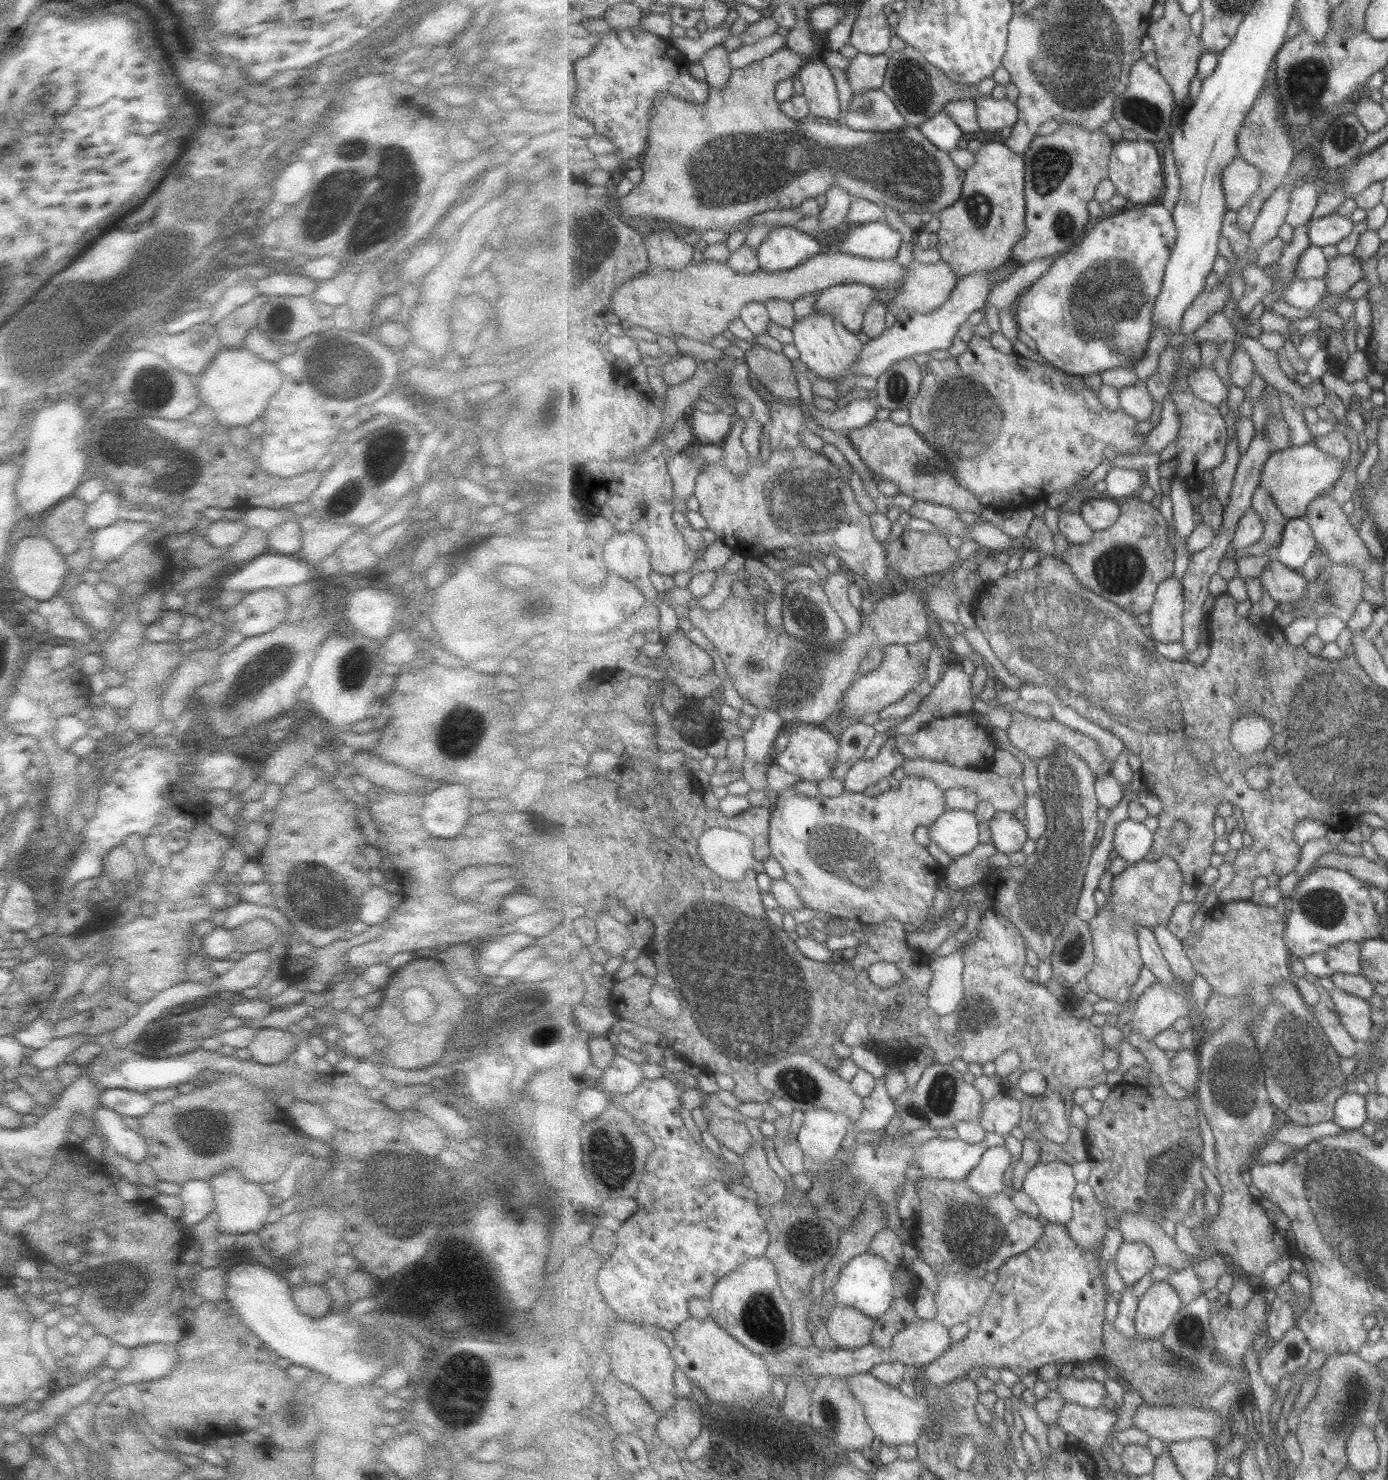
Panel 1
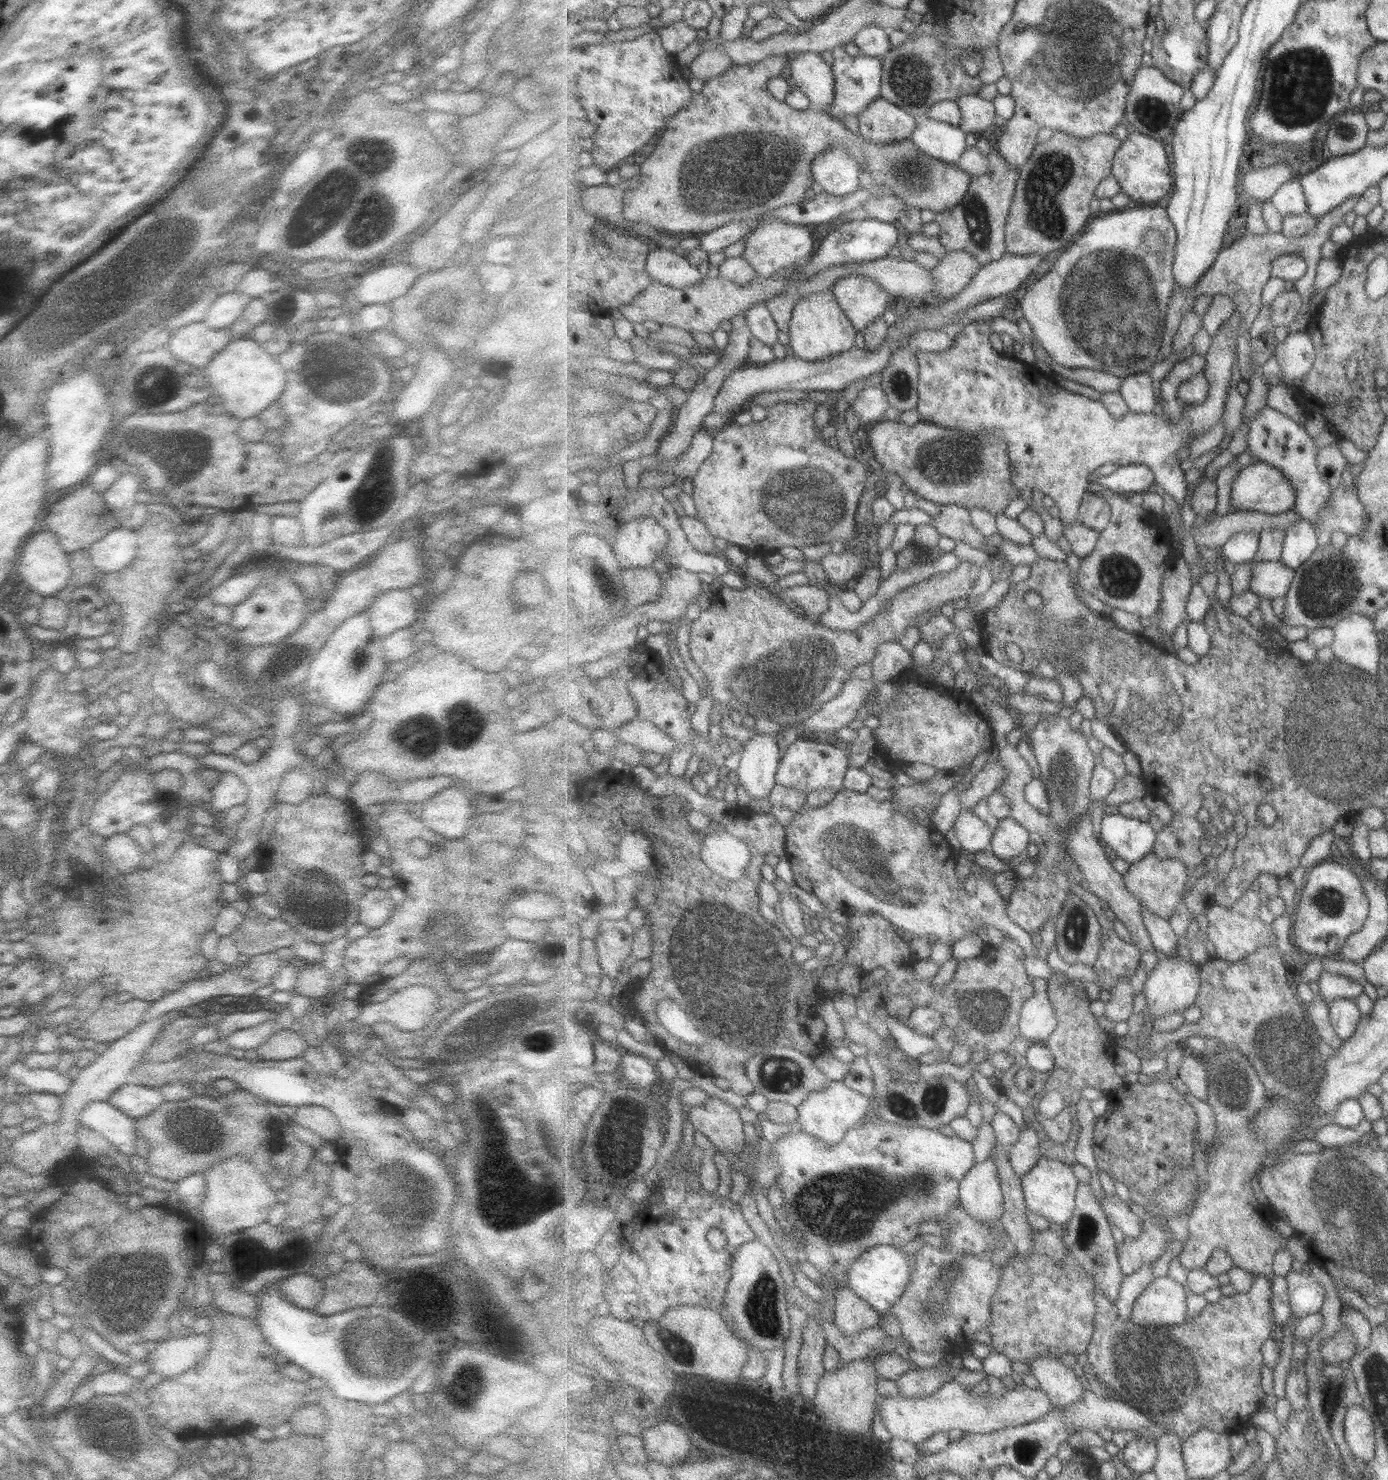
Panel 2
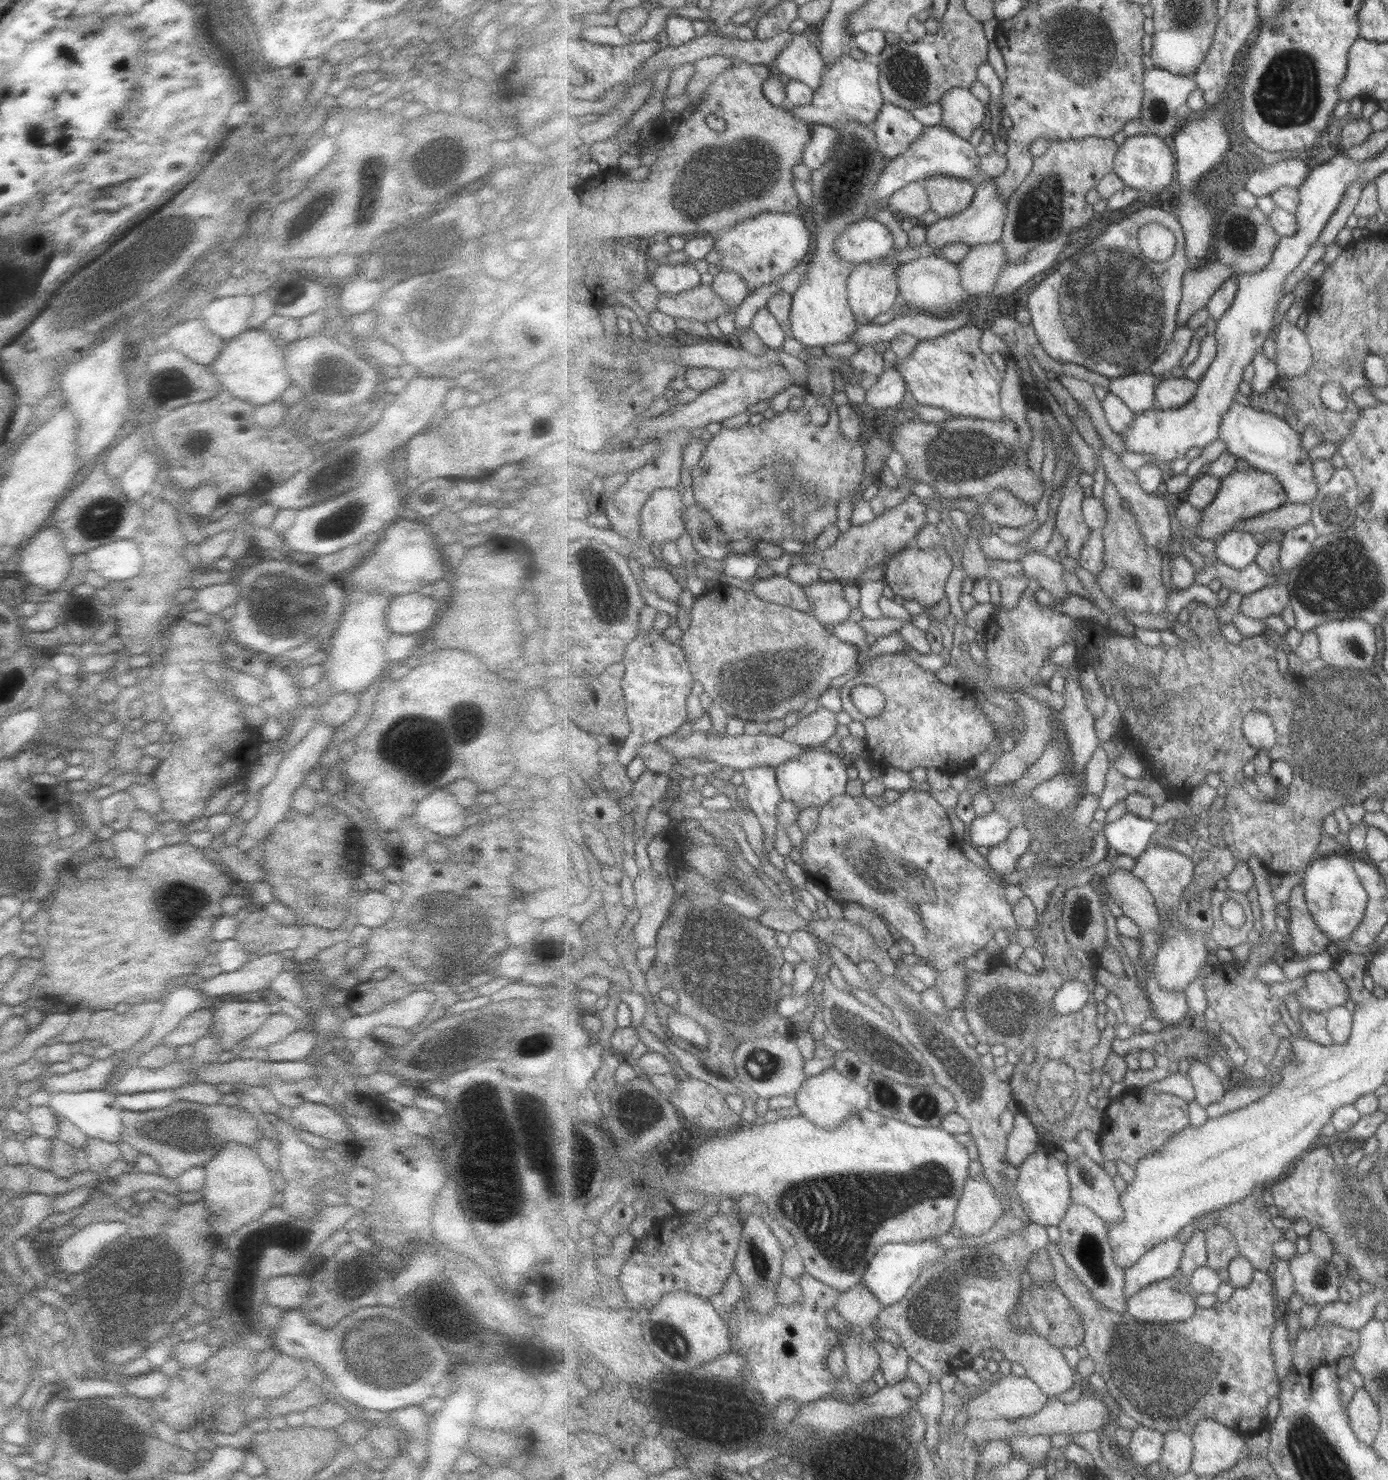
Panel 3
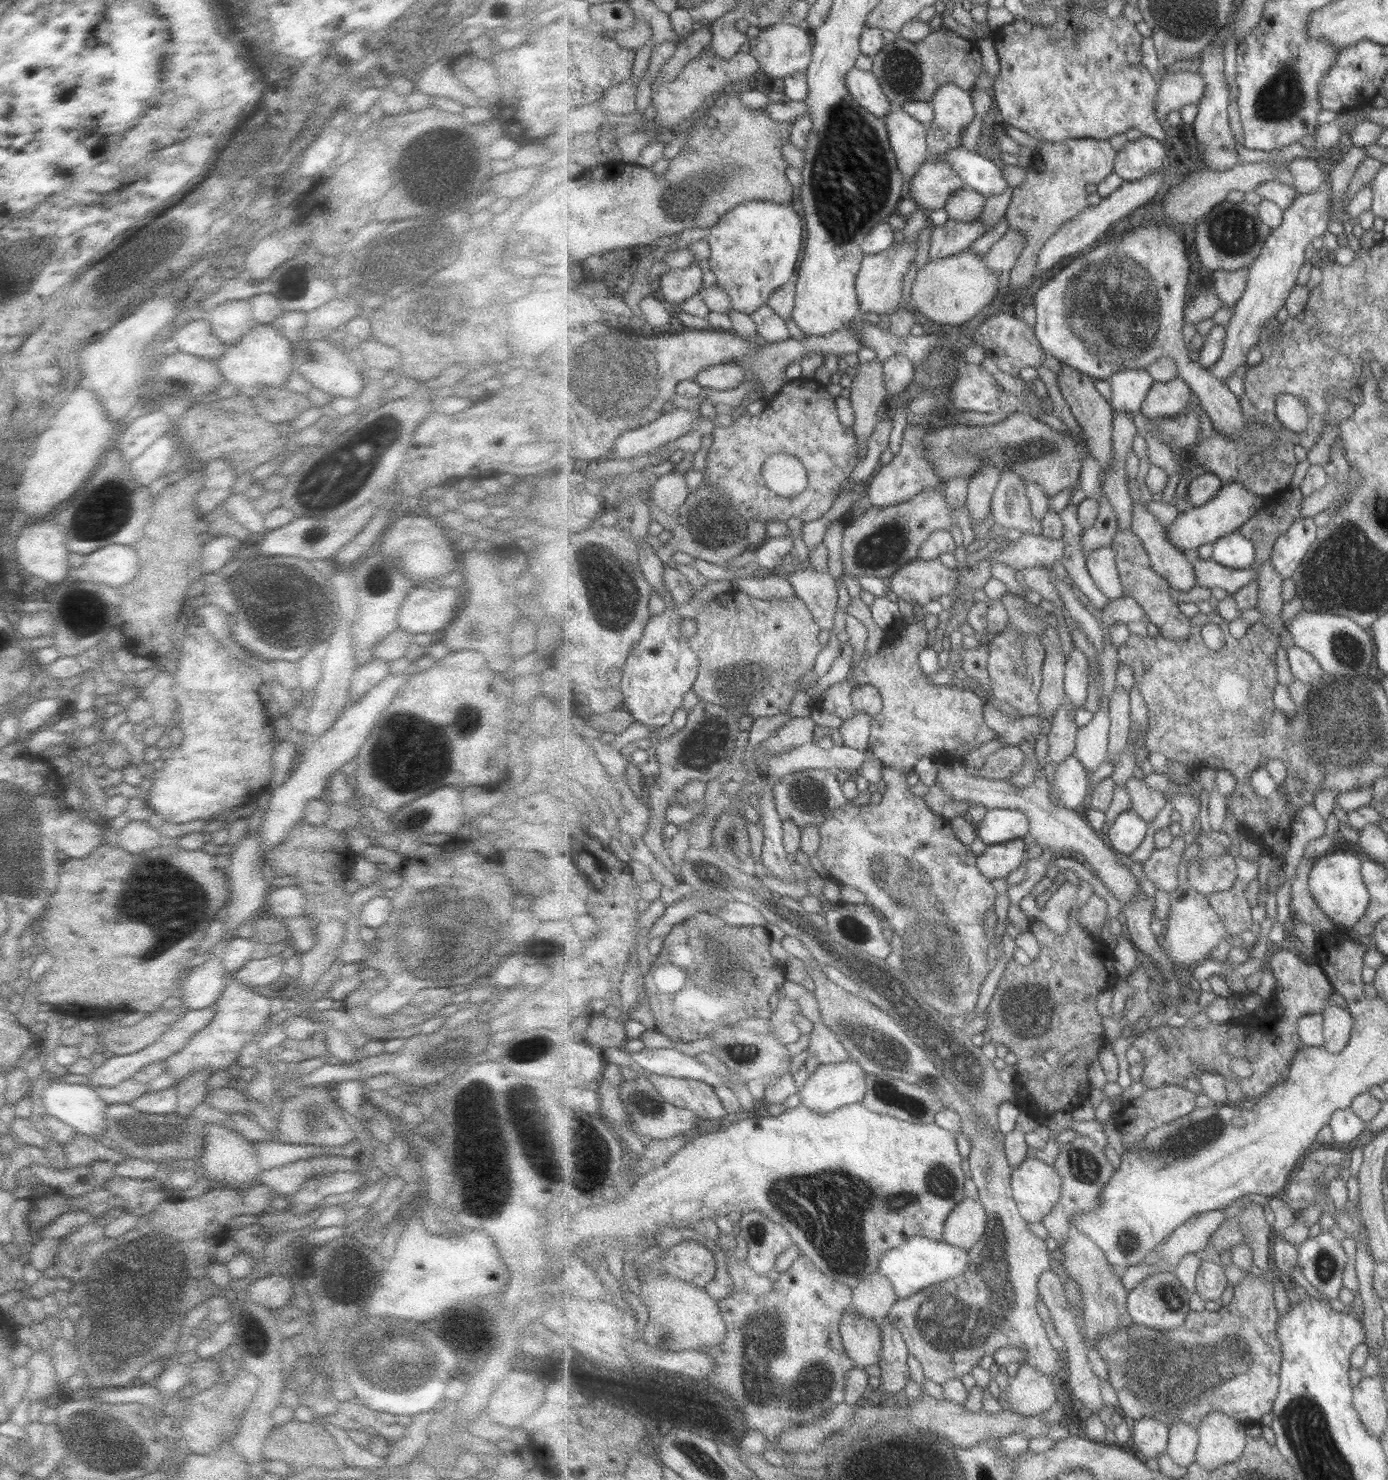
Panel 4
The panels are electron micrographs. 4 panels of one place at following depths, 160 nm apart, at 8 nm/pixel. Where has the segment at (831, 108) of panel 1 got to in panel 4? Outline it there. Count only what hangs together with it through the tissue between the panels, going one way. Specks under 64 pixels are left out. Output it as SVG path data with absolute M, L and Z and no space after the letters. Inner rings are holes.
M774 24L747 41L750 45L749 53L759 62L760 69L777 83L798 72L806 72L811 64L814 39L809 36L809 29L799 28L798 25Z

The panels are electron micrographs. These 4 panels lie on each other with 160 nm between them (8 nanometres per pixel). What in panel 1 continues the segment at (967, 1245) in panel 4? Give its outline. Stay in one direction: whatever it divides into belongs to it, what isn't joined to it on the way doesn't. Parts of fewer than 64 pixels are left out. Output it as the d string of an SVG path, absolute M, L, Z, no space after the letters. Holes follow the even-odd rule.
M993 1146L983 1154L981 1163L966 1178L969 1186L984 1197L997 1195L1005 1189L1003 1176L1013 1162L1011 1152L1005 1146Z

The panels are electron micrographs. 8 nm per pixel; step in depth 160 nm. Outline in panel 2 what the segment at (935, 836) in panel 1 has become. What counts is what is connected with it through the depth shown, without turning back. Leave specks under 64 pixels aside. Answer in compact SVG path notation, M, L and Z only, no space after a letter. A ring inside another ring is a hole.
M962 809L953 830L961 845L961 851L970 855L985 849L989 850L994 838L994 829L972 810Z

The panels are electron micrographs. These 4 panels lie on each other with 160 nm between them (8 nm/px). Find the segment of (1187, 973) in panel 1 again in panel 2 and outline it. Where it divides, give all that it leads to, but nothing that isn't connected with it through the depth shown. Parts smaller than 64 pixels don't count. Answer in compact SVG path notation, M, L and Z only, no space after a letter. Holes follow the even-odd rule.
M1142 906L1142 915L1157 952L1164 957L1179 956L1180 936L1172 929L1171 922L1157 916L1146 906Z

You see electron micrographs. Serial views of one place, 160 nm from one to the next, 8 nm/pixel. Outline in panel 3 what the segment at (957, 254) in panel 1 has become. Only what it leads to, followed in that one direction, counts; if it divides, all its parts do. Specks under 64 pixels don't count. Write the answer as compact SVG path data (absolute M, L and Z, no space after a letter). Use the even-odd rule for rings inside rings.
M987 179L977 188L978 194L975 195L974 202L965 211L947 218L939 218L937 222L928 226L927 242L935 255L941 256L945 246L951 246L955 243L977 247L1001 242L1008 215L1008 202L999 196L997 184L993 179Z

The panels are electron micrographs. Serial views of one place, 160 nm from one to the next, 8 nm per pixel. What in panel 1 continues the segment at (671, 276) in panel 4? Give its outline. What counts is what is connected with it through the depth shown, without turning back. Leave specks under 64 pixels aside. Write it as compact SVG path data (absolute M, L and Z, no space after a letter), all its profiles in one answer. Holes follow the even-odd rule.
M669 228L647 231L645 239L651 267L680 271L693 260L693 245L675 236Z

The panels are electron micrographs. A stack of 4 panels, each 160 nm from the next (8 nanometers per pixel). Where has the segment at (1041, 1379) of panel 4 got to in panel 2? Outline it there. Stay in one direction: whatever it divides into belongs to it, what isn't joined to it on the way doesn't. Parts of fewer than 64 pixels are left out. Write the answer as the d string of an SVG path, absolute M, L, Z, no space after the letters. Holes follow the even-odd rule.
M946 1381L938 1390L926 1397L909 1398L903 1395L879 1398L880 1416L892 1438L921 1445L938 1432L958 1428L963 1433L991 1433L1006 1426L1019 1426L1043 1418L1055 1407L1049 1395L1041 1388L1031 1389L1025 1385L1015 1385L1002 1396L974 1394L969 1388L956 1381Z

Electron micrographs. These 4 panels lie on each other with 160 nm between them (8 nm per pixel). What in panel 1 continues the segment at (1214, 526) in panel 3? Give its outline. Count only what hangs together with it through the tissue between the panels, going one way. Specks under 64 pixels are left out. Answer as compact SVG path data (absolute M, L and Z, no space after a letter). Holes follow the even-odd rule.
M1315 442L1277 451L1266 462L1260 486L1265 487L1277 501L1283 514L1290 519L1304 518L1311 503L1331 491L1350 466L1350 460L1335 458L1323 452Z

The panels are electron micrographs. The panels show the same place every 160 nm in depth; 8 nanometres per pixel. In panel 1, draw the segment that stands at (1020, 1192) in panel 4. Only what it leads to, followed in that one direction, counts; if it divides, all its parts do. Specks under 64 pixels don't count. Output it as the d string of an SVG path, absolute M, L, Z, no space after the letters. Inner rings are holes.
M1062 1161L1039 1162L1027 1173L1022 1190L1036 1202L1048 1223L1066 1226L1074 1212L1077 1185L1073 1165Z

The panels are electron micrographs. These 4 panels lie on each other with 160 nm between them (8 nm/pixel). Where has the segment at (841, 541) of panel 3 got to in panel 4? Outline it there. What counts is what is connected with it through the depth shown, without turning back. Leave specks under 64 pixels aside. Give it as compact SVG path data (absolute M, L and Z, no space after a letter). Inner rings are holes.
M937 488L925 489L911 500L887 508L869 507L858 518L853 517L849 526L845 526L840 558L844 572L850 576L891 578L903 565L919 559L919 551L932 532L958 526L951 519L951 512L957 509L969 516L975 540L987 536L996 523L992 512L984 520L974 522L966 505L954 508L946 499L945 491Z

